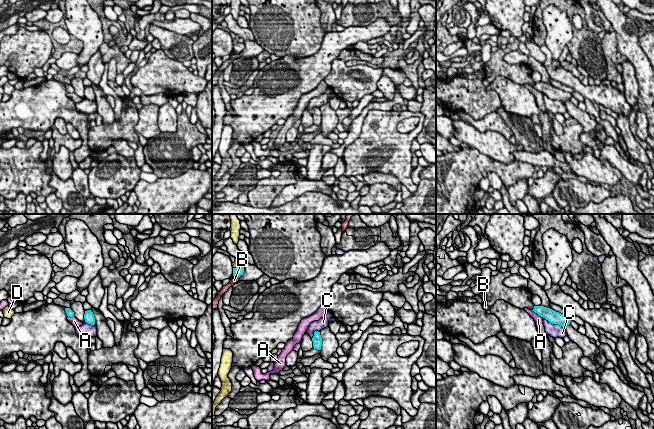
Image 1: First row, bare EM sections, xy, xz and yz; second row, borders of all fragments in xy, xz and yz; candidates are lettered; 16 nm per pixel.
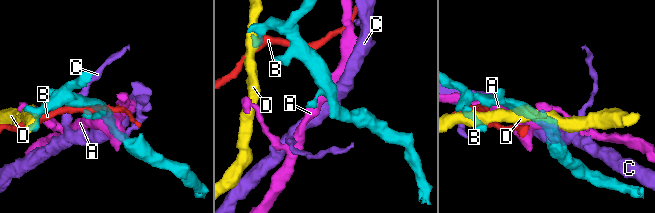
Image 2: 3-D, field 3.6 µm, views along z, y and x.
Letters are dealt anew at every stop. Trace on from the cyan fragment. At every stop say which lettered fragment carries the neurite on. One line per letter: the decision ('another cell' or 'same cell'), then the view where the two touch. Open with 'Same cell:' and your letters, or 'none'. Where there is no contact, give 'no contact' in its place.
Same cell: none
A: another cell; meets cyan in yz
B: another cell; meets cyan in xz
C: another cell; meets cyan in yz
D: another cell; meets cyan in xz

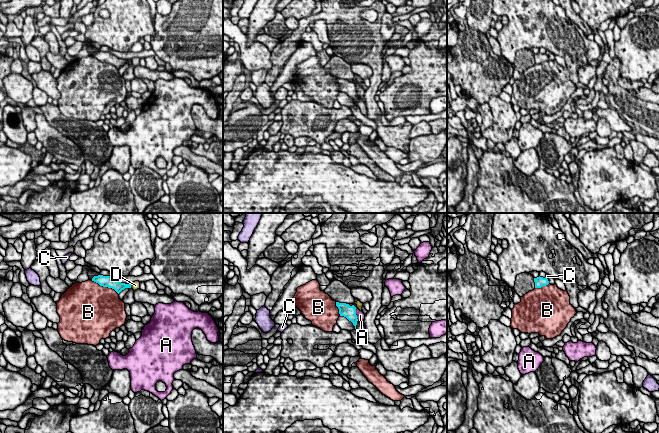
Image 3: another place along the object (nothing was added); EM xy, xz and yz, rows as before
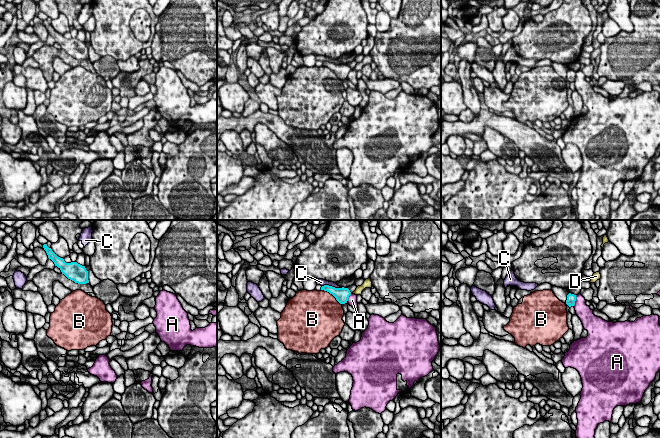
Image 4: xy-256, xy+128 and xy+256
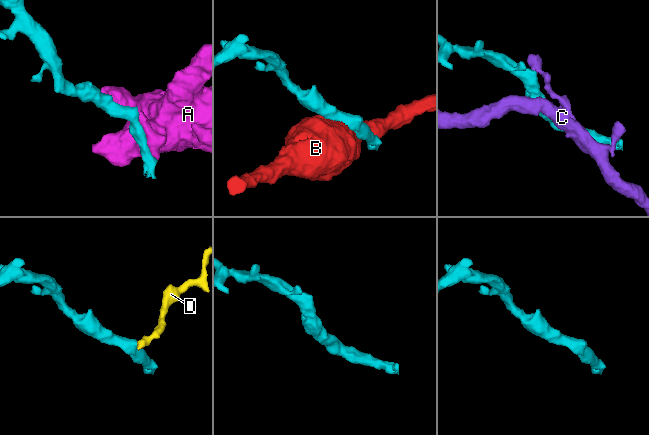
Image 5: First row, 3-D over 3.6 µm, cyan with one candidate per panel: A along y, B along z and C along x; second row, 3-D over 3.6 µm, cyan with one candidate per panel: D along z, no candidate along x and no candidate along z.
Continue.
Same cell: none
A: another cell; meets cyan in xz
B: another cell; meets cyan in xy
C: another cell; meets cyan in yz
D: another cell; meets cyan in xy

